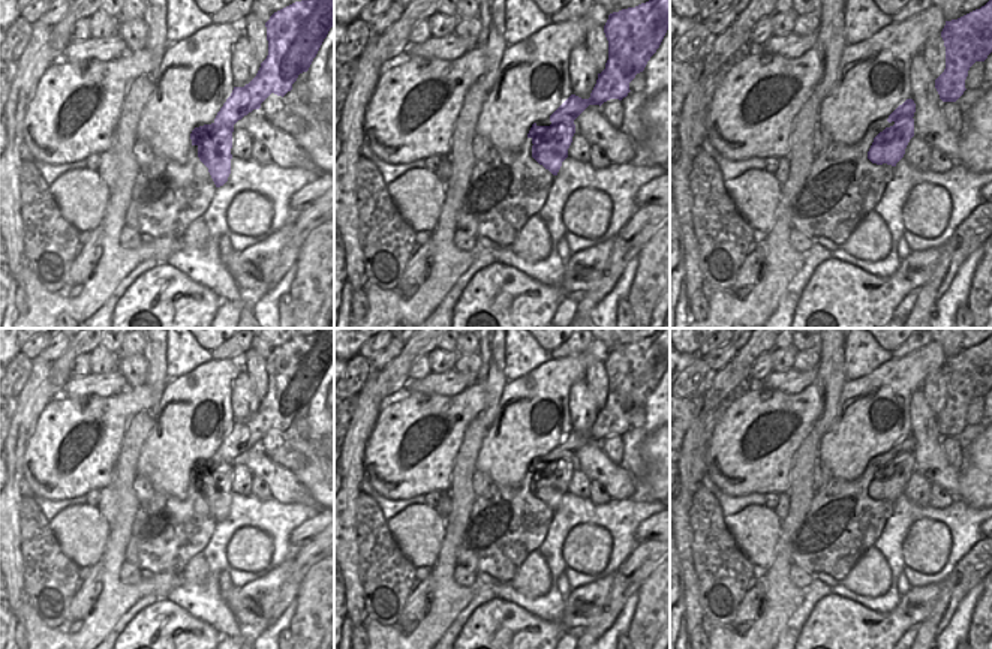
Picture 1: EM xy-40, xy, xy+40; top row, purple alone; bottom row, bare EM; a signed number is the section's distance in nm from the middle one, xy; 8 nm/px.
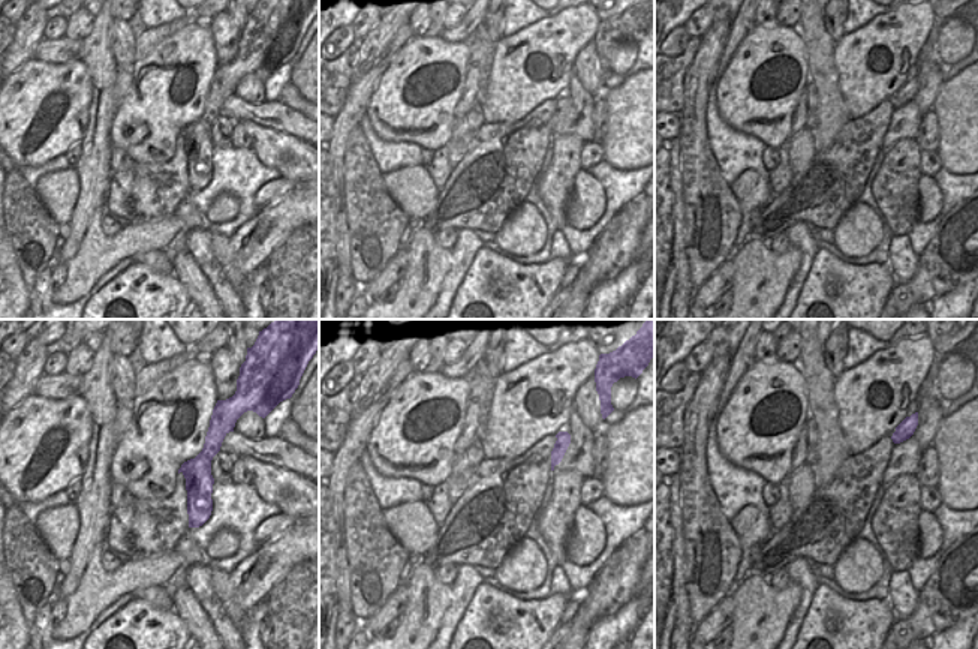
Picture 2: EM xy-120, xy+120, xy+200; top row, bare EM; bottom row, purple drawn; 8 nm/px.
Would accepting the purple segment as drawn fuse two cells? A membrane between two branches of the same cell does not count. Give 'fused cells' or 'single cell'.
fused cells

